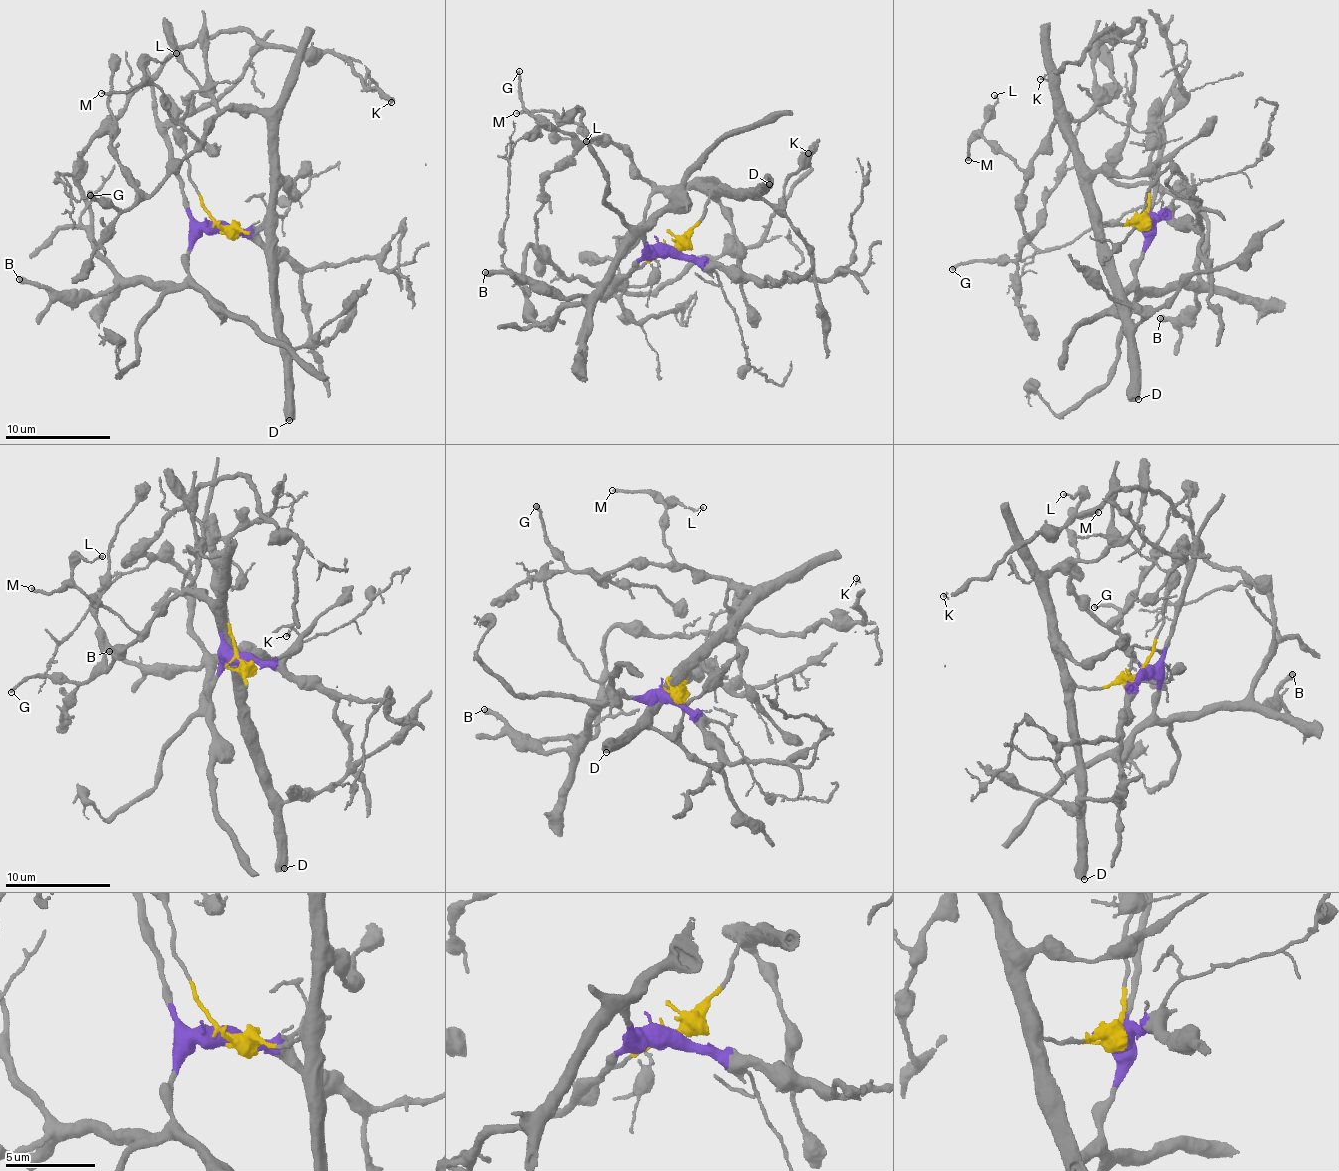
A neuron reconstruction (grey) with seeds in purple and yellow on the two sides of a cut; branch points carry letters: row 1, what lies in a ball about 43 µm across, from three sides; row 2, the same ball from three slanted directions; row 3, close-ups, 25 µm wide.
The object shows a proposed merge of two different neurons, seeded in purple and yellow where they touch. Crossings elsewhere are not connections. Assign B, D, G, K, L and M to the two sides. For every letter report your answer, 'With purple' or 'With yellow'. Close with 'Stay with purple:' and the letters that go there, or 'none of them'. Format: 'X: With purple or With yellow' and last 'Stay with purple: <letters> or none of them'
B: With purple
D: With yellow
G: With yellow
K: With purple
L: With yellow
M: With yellow
Stay with purple: B, K

